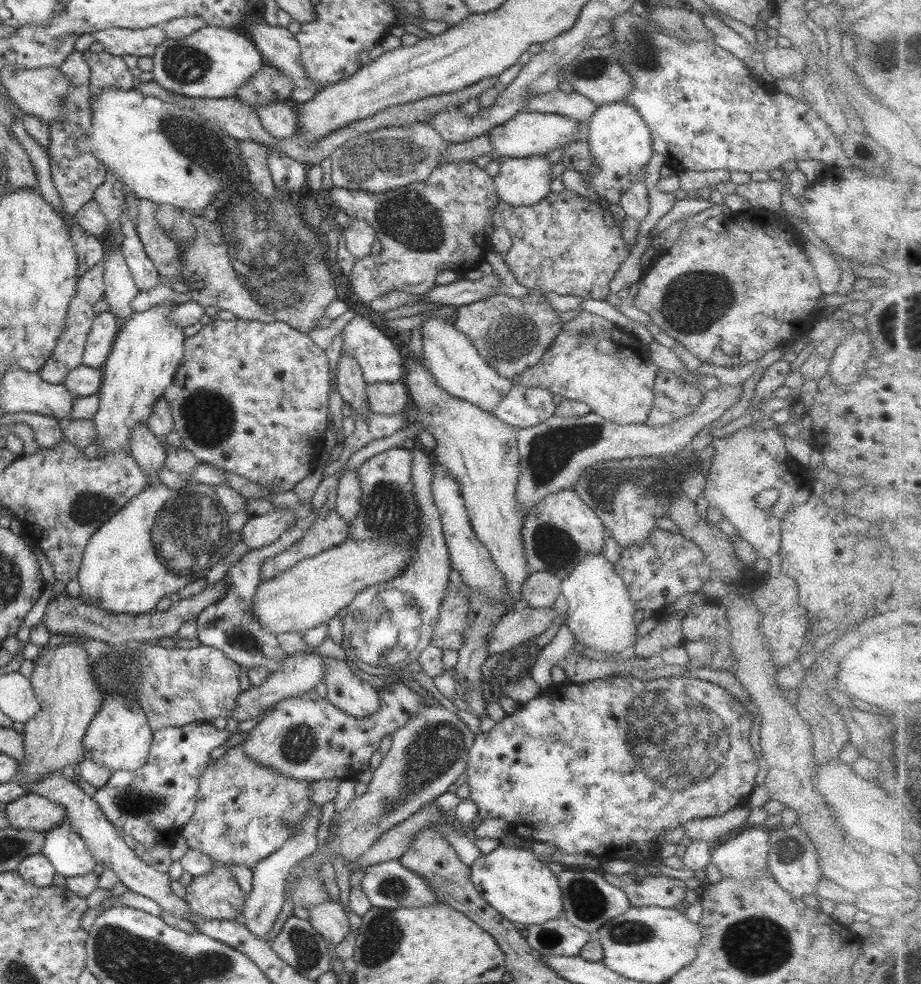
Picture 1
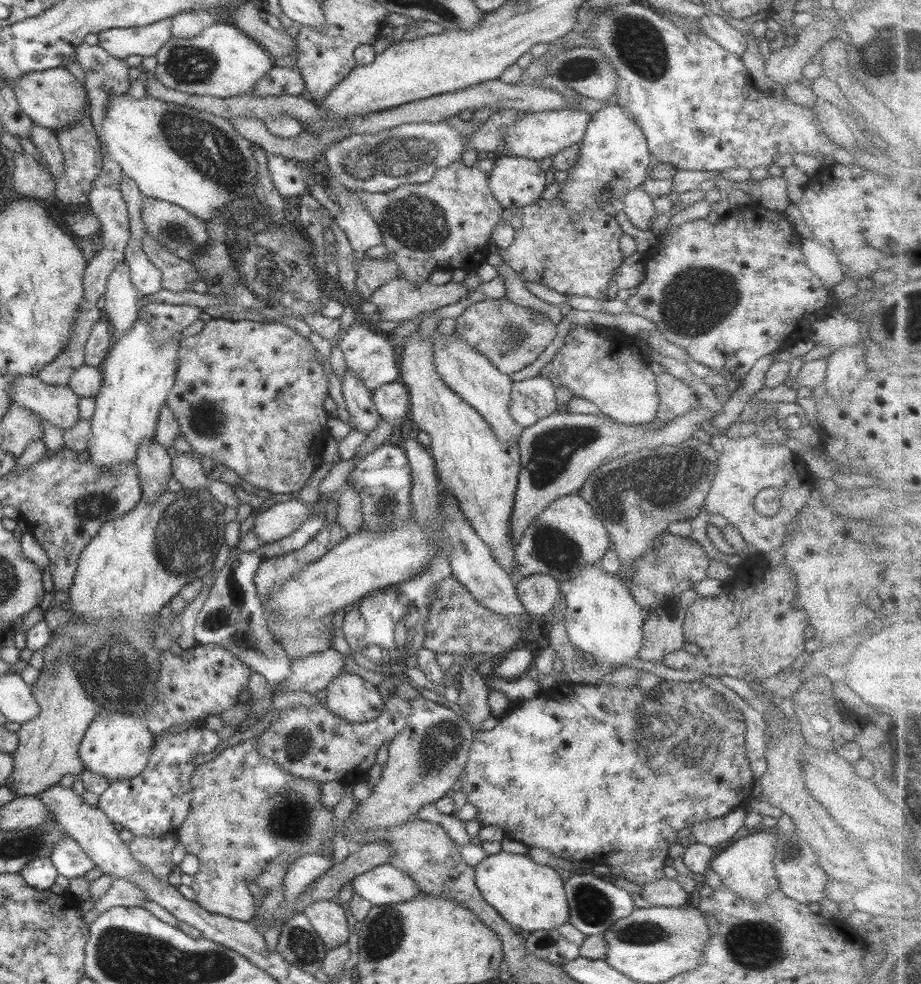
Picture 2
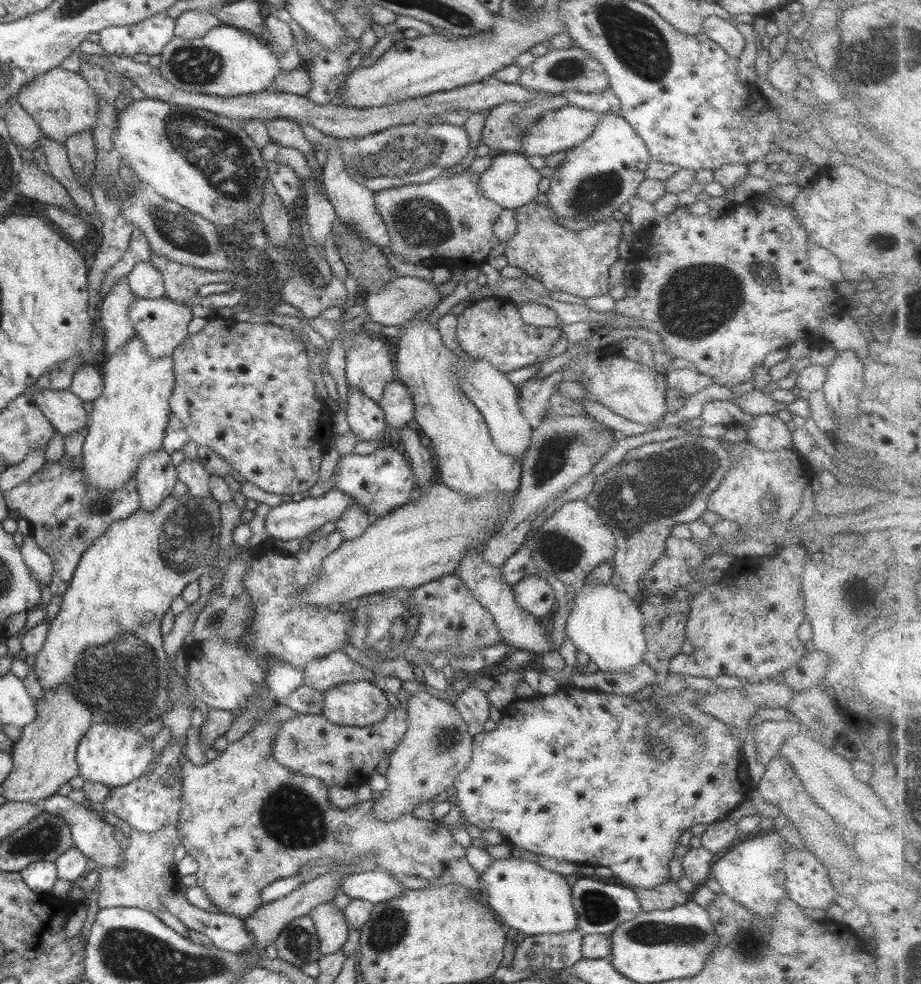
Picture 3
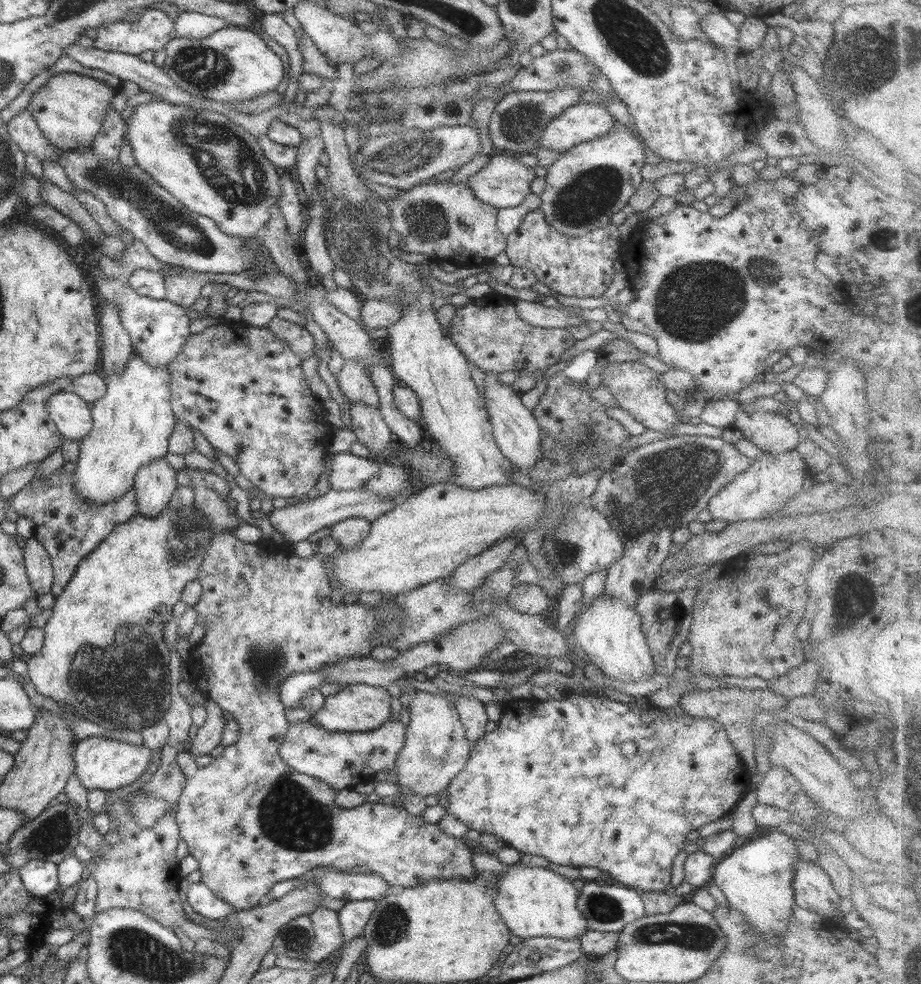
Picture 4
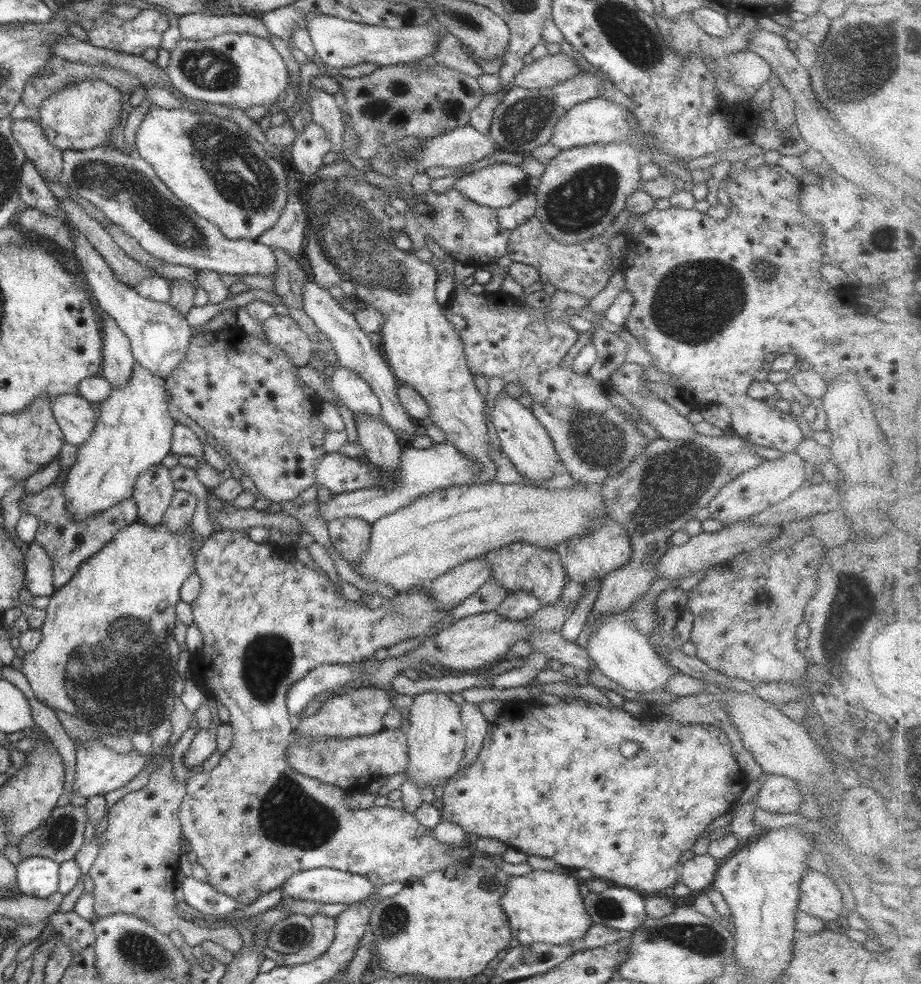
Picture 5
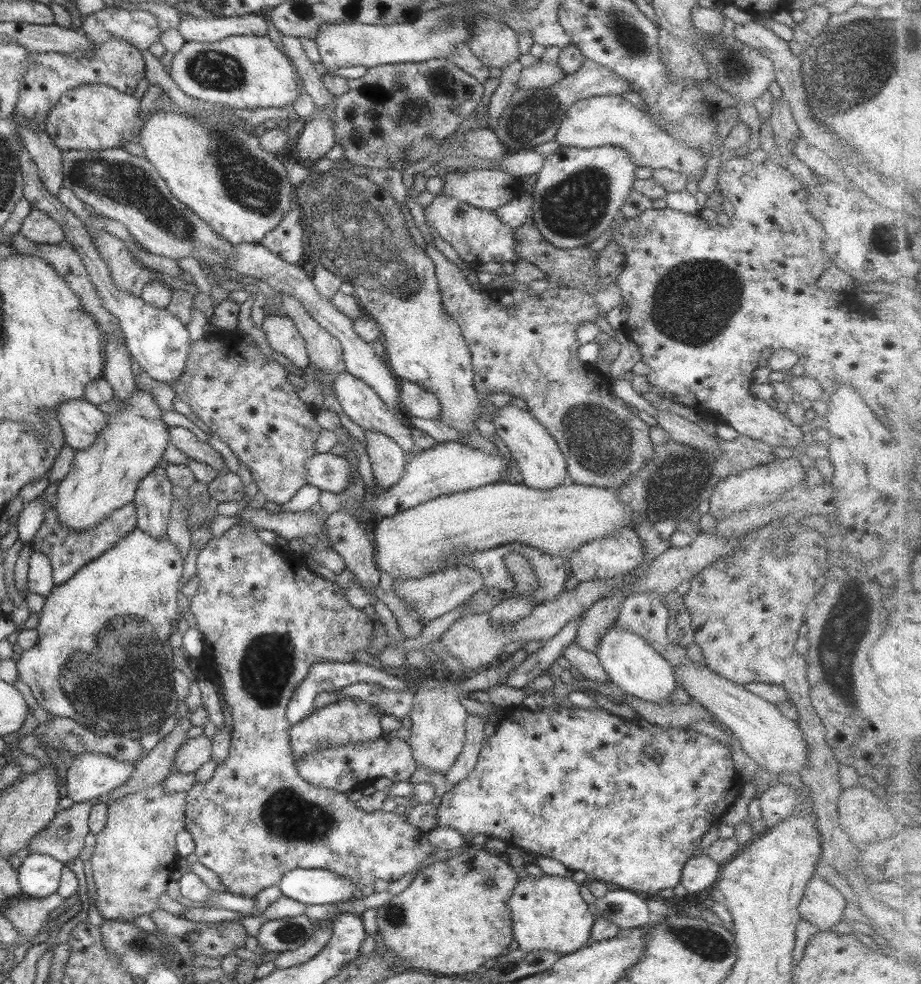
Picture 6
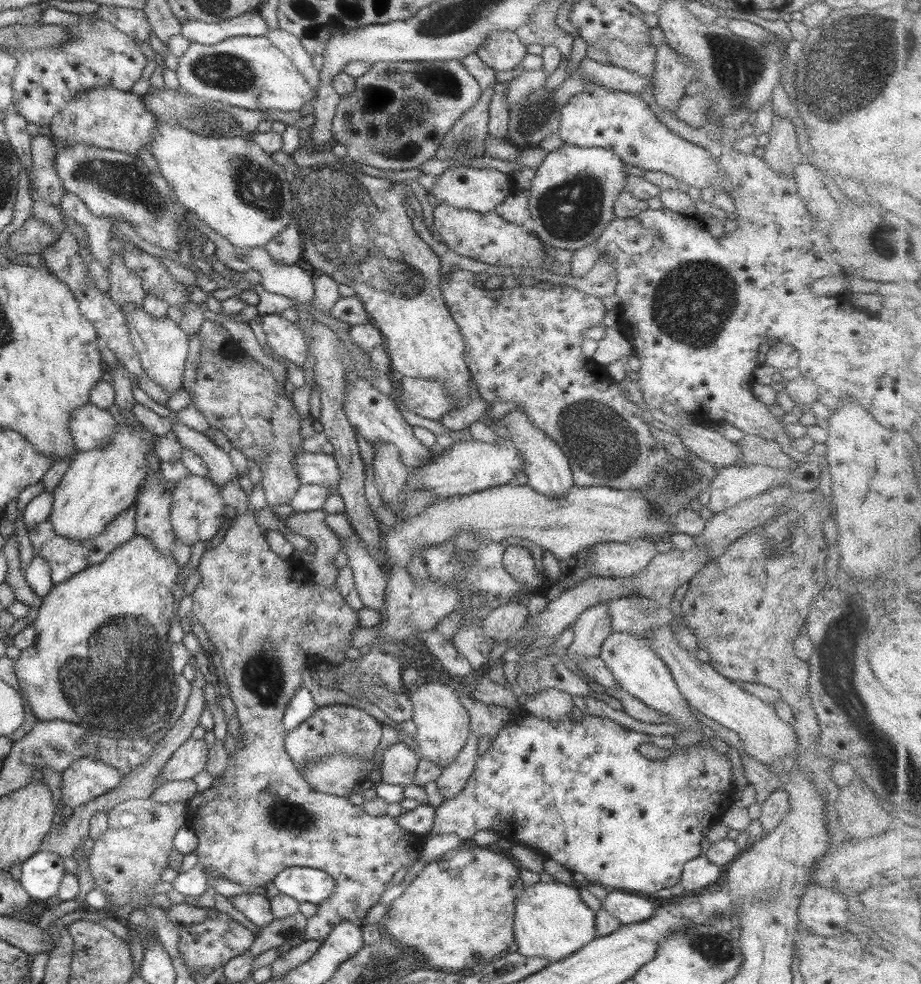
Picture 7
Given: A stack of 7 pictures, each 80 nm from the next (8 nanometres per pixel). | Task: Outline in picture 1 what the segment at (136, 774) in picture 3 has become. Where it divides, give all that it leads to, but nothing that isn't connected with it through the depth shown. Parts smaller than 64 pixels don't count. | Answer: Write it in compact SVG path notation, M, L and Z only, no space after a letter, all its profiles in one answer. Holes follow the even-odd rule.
M112 694L103 696L103 704L88 725L83 745L86 755L114 772L139 769L148 760L152 741L153 730L141 704L120 694Z

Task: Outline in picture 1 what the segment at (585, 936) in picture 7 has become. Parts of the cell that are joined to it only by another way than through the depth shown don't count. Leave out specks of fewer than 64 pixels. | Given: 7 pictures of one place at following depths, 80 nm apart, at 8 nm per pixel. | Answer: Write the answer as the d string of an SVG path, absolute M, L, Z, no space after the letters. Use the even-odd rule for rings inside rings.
M500 844L469 867L472 885L480 892L481 898L508 921L523 924L527 928L563 916L562 892L557 876L532 850Z

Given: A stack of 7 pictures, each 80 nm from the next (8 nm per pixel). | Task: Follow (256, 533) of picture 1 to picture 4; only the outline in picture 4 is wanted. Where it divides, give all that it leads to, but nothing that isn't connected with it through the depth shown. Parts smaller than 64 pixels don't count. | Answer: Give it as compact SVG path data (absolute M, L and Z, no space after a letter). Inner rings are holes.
M331 489L326 494L310 499L308 502L300 501L295 505L274 509L268 517L276 532L280 532L290 544L294 544L306 540L310 534L314 534L322 528L332 526L350 517L364 517L372 522L396 505L396 501L397 499L392 499L392 497L380 497L380 495L374 495L360 489L348 491Z

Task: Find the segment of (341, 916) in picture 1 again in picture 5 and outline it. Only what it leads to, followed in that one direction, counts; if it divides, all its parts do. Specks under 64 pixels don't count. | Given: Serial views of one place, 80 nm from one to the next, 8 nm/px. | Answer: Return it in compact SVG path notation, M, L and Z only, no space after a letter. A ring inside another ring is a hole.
M317 913L311 918L313 927L313 938L306 949L298 953L284 956L286 966L300 965L301 963L310 963L315 959L322 957L329 946L332 946L336 939L336 920L330 916Z

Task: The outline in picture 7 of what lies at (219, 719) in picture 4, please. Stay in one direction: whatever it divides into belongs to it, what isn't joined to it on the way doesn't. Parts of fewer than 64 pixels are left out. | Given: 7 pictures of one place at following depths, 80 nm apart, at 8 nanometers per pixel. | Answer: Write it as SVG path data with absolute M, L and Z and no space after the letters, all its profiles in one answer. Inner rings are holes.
M191 736L163 766L157 786L171 780L193 779L196 774L205 770L208 753L209 748L204 739L198 740Z

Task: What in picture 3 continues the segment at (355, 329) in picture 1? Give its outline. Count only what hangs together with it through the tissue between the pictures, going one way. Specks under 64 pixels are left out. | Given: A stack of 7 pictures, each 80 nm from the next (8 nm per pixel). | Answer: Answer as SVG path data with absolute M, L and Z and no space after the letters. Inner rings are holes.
M361 331L345 349L345 375L350 387L362 389L372 401L379 401L384 387L394 381L394 361L385 338Z

